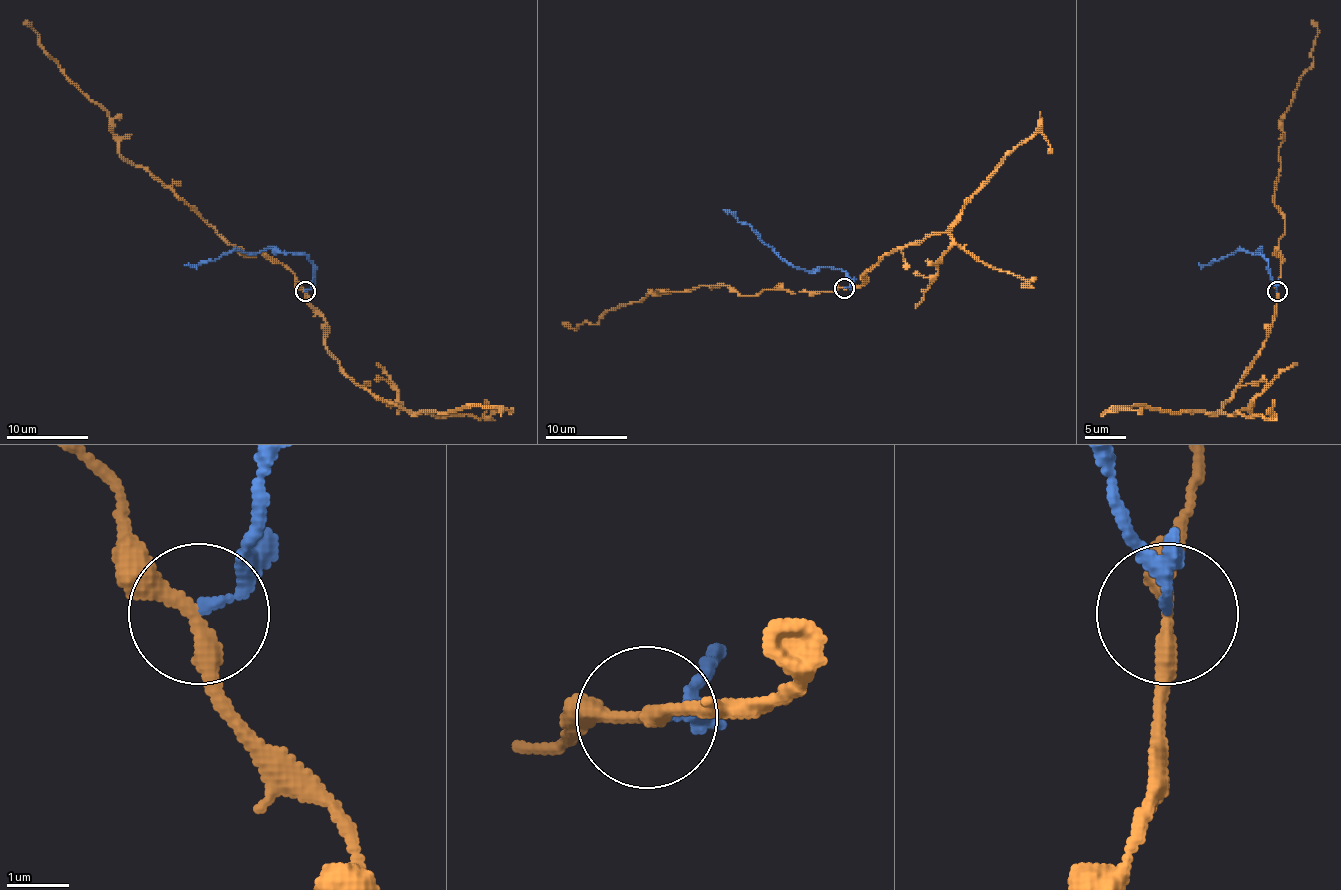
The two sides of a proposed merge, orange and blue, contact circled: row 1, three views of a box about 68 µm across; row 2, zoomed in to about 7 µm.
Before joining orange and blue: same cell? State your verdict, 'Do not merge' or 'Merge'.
Do not merge

